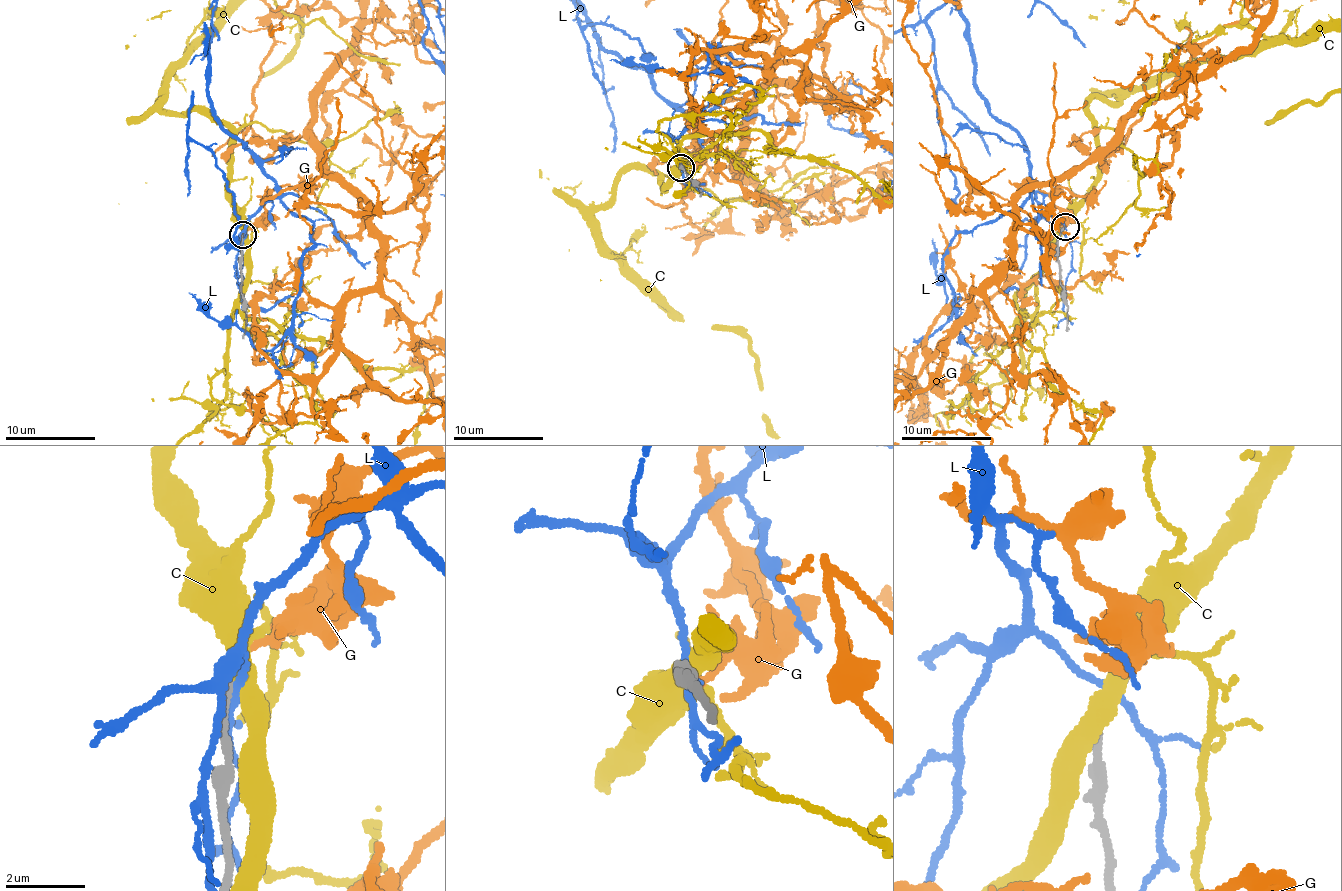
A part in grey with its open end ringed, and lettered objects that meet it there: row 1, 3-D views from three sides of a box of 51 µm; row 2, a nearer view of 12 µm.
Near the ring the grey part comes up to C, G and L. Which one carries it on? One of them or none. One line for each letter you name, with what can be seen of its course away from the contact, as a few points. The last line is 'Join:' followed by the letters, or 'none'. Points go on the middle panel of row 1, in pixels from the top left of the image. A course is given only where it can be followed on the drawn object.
Join: G

